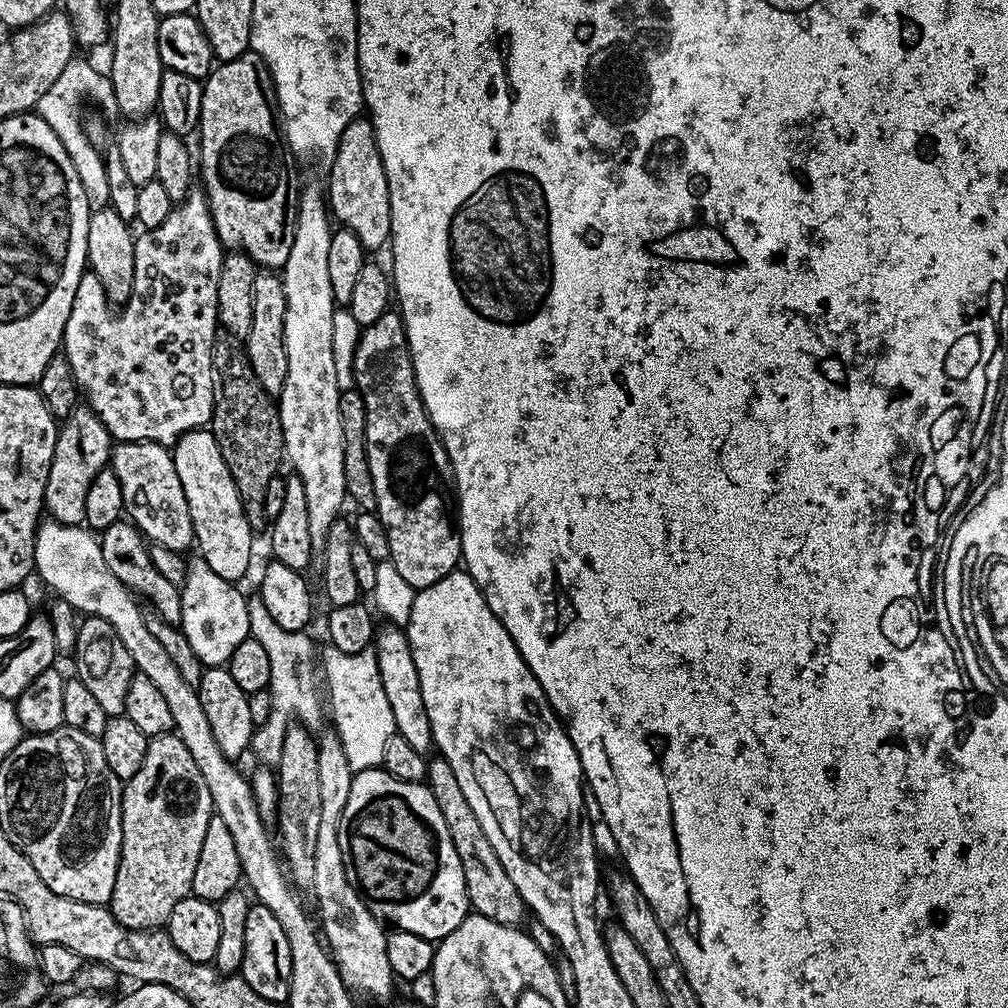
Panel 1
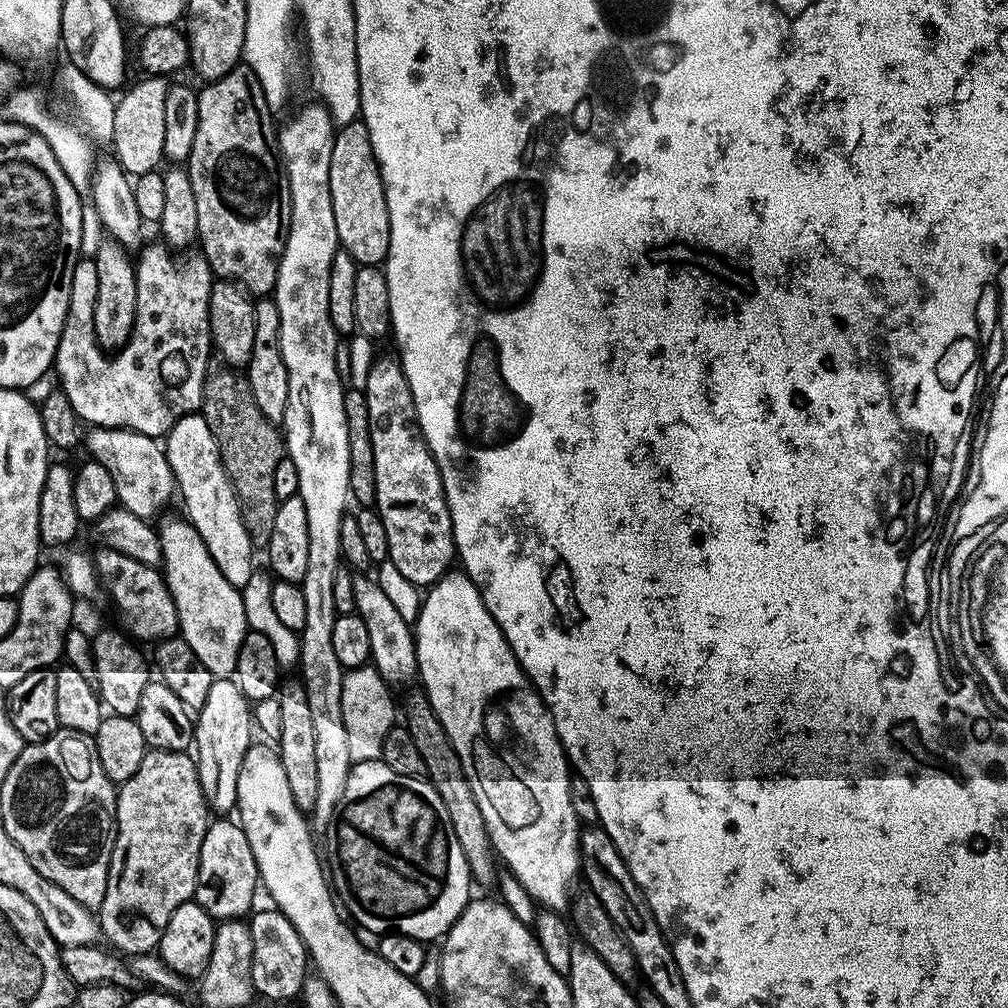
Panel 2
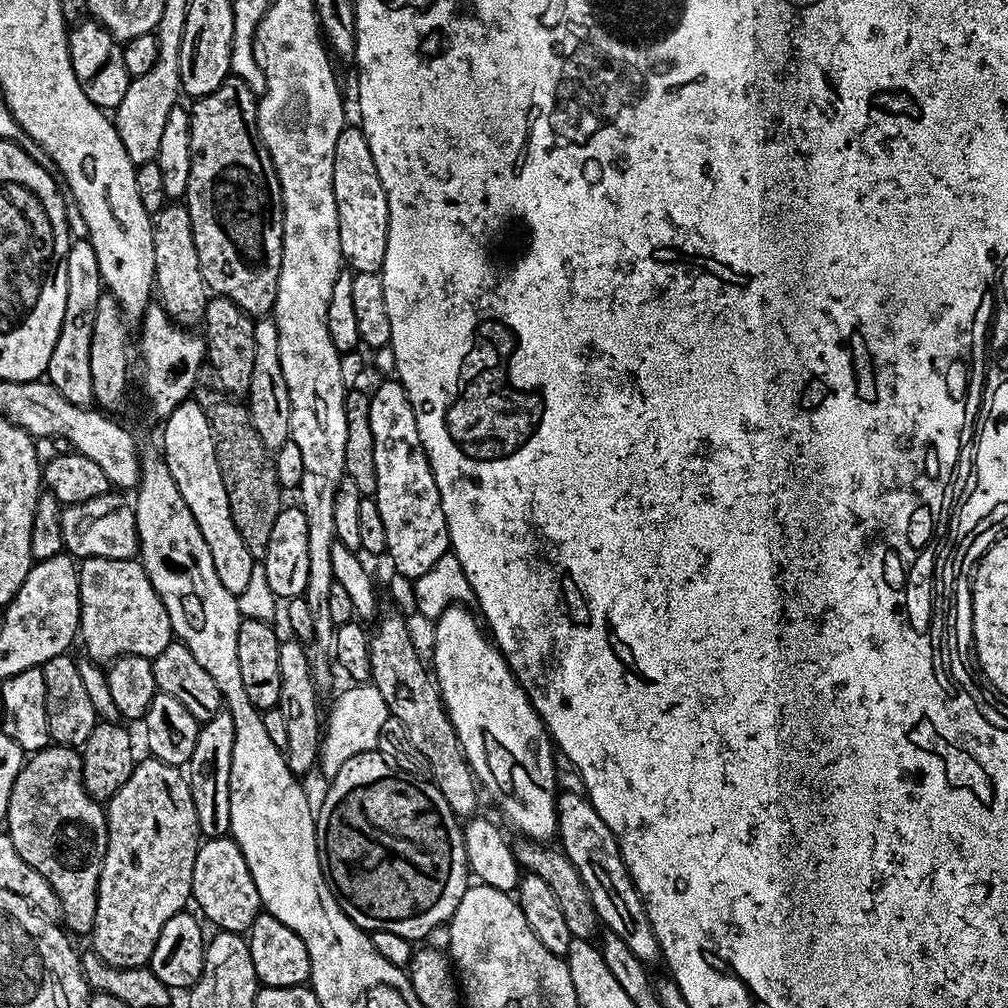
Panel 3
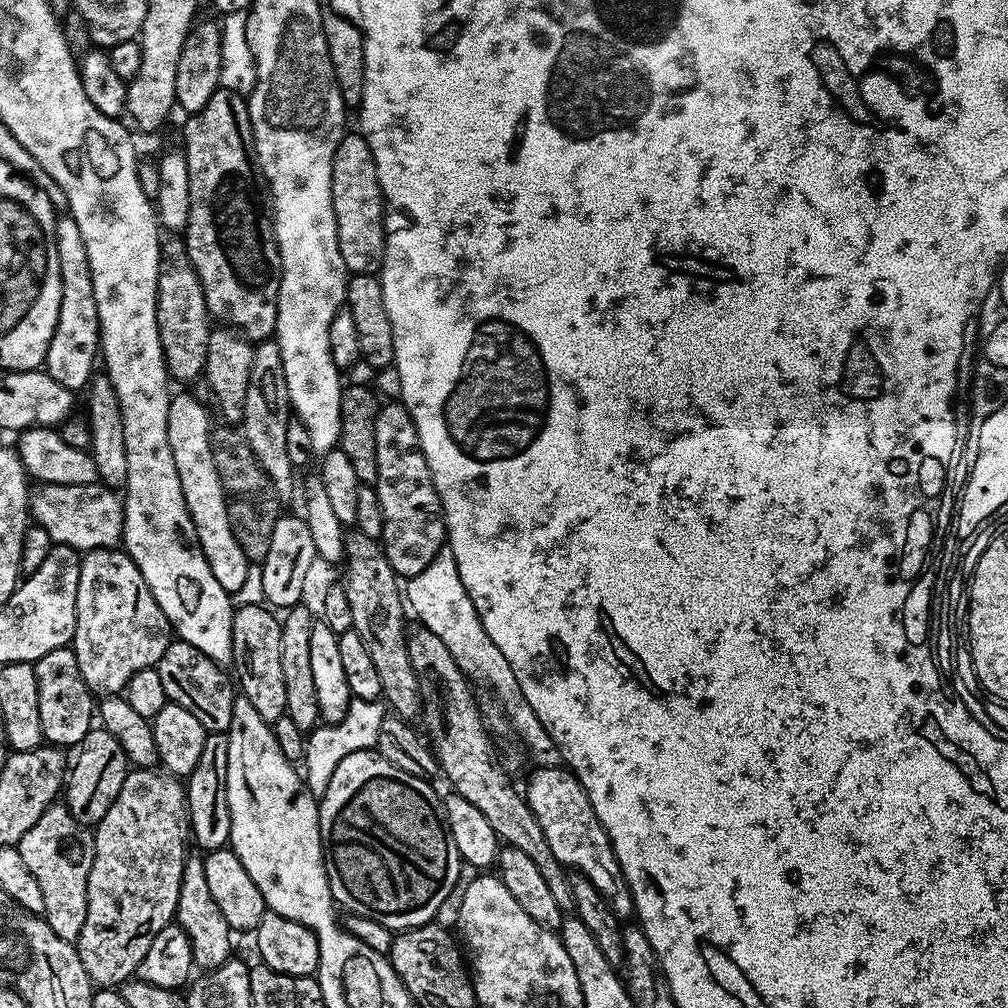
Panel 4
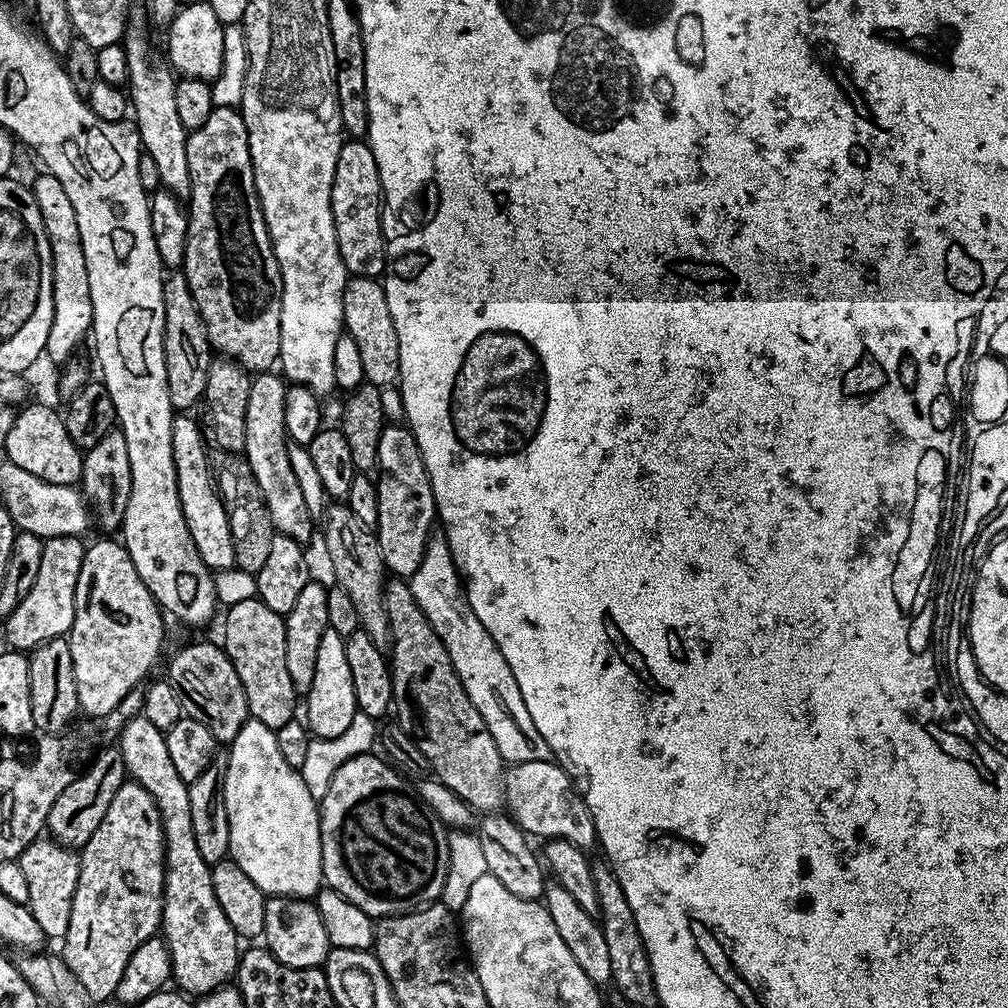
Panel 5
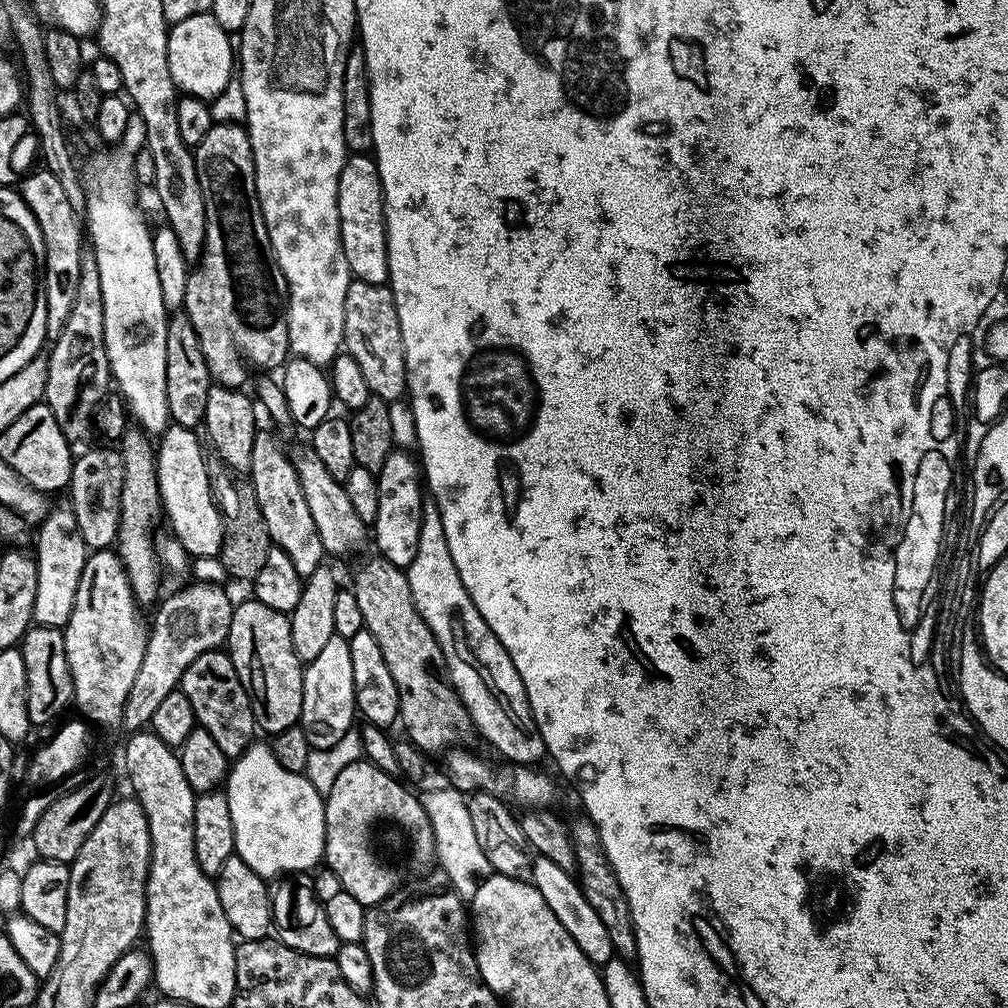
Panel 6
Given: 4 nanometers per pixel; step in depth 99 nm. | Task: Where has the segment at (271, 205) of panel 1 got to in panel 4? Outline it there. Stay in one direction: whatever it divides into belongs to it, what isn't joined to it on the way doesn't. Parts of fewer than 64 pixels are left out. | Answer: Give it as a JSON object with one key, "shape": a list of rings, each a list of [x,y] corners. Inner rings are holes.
{"shape":[[[217,88],[216,93],[202,106],[202,110],[191,113],[184,124],[184,144],[182,151],[186,158],[186,166],[190,170],[190,218],[188,227],[183,233],[184,245],[188,247],[190,262],[202,282],[202,290],[206,298],[209,317],[218,319],[225,325],[239,330],[249,341],[259,342],[269,339],[276,331],[276,311],[278,310],[278,294],[280,293],[280,252],[276,248],[276,235],[272,229],[272,217],[270,215],[270,200],[266,195],[264,176],[260,172],[260,164],[256,161],[256,147],[252,137],[252,123],[248,113],[248,102],[245,97],[239,96],[234,90]]]}

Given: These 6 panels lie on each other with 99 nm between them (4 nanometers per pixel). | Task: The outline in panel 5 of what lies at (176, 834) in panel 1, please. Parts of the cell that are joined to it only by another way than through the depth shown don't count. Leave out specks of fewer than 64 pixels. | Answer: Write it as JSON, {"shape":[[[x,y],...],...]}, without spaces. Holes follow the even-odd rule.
{"shape":[[[125,782],[114,794],[98,830],[82,845],[80,873],[70,906],[70,926],[62,941],[62,959],[93,1002],[111,1000],[122,982],[130,954],[157,935],[164,905],[164,827],[154,798],[135,782]]]}

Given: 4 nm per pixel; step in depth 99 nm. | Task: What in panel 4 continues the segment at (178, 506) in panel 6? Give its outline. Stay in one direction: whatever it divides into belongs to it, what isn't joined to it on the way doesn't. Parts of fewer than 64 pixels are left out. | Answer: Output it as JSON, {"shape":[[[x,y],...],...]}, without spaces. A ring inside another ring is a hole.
{"shape":[[[188,390],[180,391],[184,392],[178,393],[177,396],[175,393],[169,399],[166,418],[166,434],[170,434],[174,466],[178,466],[182,494],[186,498],[188,513],[194,522],[202,554],[206,554],[206,562],[210,562],[210,571],[214,573],[214,578],[218,578],[218,586],[222,586],[222,590],[235,594],[238,586],[246,582],[249,562],[246,554],[242,554],[242,546],[238,546],[238,538],[234,538],[234,530],[230,530],[228,499],[224,497],[224,487],[214,466],[213,425],[208,424],[208,412],[204,409],[203,402],[198,397],[191,396]]]}

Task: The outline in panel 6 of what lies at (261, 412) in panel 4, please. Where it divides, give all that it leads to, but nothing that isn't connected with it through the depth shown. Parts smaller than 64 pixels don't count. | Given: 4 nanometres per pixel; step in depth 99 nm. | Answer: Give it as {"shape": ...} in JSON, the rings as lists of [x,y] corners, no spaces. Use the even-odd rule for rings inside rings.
{"shape":[[[260,430],[254,438],[254,451],[248,472],[254,486],[254,494],[258,498],[258,506],[262,510],[262,518],[266,518],[266,530],[273,545],[290,554],[290,562],[294,562],[294,570],[298,570],[301,578],[314,574],[314,570],[318,570],[325,563],[326,553],[322,538],[318,538],[314,517],[306,507],[306,498],[298,482],[293,457],[284,453],[283,446],[270,433]]]}

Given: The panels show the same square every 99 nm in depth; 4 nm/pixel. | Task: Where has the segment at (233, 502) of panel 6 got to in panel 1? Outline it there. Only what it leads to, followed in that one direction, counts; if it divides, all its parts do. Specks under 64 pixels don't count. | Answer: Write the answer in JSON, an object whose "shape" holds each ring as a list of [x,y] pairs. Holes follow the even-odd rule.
{"shape":[[[217,331],[213,342],[214,406],[210,431],[226,458],[226,466],[236,483],[238,498],[246,514],[246,522],[254,530],[266,524],[266,486],[281,471],[280,460],[285,459],[284,435],[277,401],[266,390],[250,366],[239,336]]]}

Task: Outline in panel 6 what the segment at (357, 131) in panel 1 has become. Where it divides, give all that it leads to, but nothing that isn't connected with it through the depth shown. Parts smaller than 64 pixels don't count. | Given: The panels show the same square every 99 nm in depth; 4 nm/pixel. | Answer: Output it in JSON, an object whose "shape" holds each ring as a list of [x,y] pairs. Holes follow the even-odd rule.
{"shape":[[[352,154],[347,157],[342,166],[342,174],[338,178],[338,218],[340,219],[340,241],[342,242],[342,254],[346,254],[346,266],[349,273],[355,279],[371,284],[388,284],[388,228],[384,225],[384,191],[378,174],[378,166],[375,159],[368,154]]]}

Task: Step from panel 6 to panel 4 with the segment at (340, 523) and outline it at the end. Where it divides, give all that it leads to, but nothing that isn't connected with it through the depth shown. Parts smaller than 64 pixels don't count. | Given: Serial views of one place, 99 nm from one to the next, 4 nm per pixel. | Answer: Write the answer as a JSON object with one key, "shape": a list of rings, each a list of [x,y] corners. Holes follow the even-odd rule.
{"shape":[[[355,530],[349,531],[344,537],[343,568],[342,583],[346,598],[350,598],[352,631],[362,638],[362,643],[374,661],[378,678],[382,682],[383,699],[399,719],[415,721],[415,716],[417,719],[422,712],[422,697],[420,679],[414,674],[414,666],[410,666],[409,629],[404,628],[406,601],[402,595],[401,581],[390,566],[381,541],[366,538],[366,534]]]}

